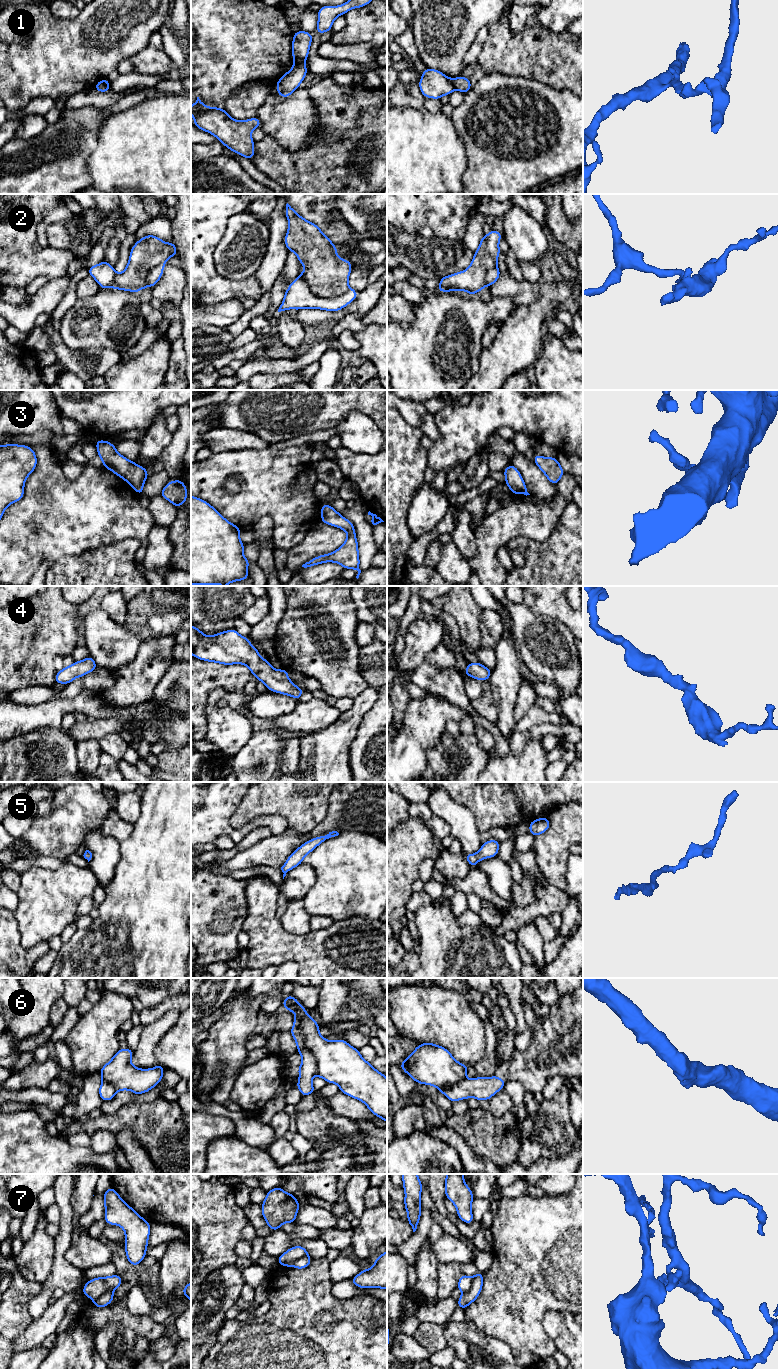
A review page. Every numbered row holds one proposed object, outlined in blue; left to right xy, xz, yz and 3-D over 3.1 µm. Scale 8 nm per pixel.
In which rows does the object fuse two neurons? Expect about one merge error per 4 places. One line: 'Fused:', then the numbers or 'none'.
Fused: 1, 2, 6, 7

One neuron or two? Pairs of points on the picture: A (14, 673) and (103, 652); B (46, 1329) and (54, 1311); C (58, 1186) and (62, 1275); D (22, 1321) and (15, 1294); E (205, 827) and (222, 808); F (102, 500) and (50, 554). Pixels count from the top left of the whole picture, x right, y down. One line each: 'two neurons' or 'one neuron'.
A: two neurons
B: one neuron
C: one neuron
D: one neuron
E: one neuron
F: one neuron

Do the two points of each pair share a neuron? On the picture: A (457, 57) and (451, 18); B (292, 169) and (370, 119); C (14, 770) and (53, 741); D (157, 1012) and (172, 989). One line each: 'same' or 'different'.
A: same
B: same
C: same
D: different

